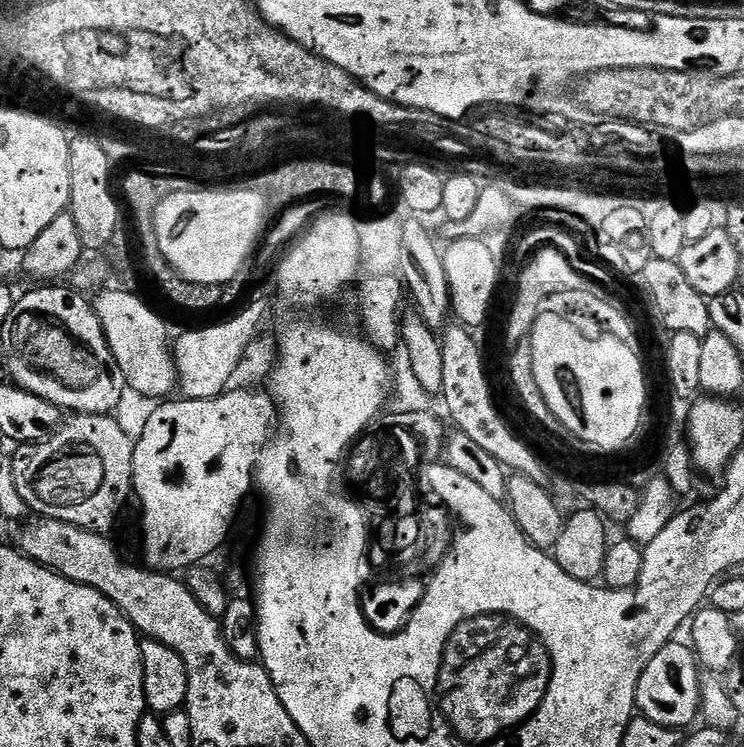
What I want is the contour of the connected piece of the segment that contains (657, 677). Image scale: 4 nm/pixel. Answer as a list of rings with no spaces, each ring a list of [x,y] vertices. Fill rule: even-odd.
[[[673,642],[658,650],[658,654],[650,658],[650,666],[642,670],[636,691],[639,715],[650,718],[650,722],[658,722],[658,726],[677,730],[684,730],[687,724],[697,723],[695,720],[700,716],[702,699],[702,668],[695,651],[687,643],[684,644]]]

